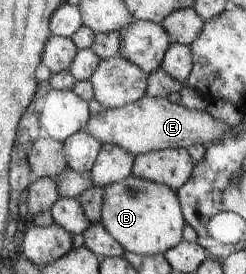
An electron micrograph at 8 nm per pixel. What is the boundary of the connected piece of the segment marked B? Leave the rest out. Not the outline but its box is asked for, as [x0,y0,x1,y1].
[100,175,186,256]

